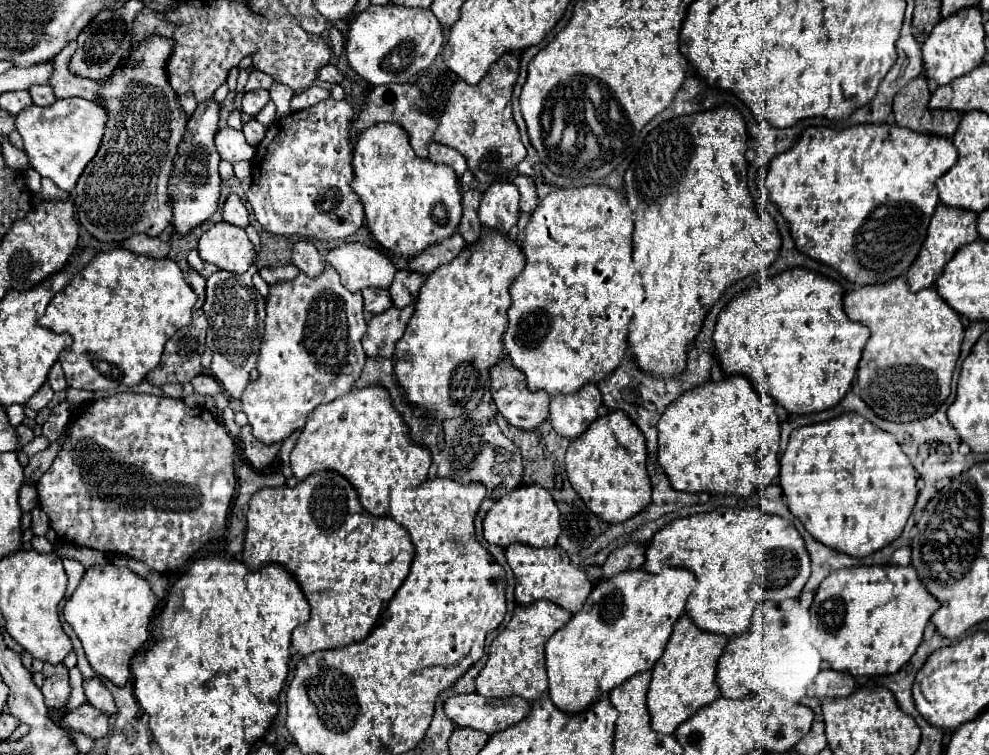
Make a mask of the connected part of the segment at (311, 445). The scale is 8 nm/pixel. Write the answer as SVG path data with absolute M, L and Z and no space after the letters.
M381 386L351 390L331 404L319 406L311 412L311 420L307 420L291 452L291 470L297 482L319 470L333 470L357 488L361 506L373 516L387 514L389 496L395 502L405 492L417 490L427 480L429 466L431 454L409 440L407 426L393 408L389 392Z

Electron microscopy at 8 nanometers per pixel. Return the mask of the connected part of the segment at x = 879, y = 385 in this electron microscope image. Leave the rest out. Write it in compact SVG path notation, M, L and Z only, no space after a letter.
M905 276L895 282L865 286L857 292L851 292L843 298L845 314L853 322L861 322L871 330L871 338L863 350L863 358L859 362L857 372L857 388L859 396L865 404L879 416L889 422L905 424L913 420L923 420L931 416L949 396L953 368L961 354L963 342L963 324L959 314L937 294L935 288L925 288L917 294L909 290L905 284Z

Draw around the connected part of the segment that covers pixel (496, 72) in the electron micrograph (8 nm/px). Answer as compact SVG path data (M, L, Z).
M503 54L477 86L469 86L467 82L457 80L451 88L445 112L435 130L433 140L437 144L459 150L467 158L469 170L479 182L493 184L501 180L525 158L525 146L519 138L519 130L511 112L511 94L517 78L517 54Z

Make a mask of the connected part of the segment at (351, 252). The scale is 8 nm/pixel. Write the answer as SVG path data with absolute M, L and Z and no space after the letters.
M345 242L329 250L325 262L337 270L349 292L389 288L395 276L395 266L383 252L359 242Z

